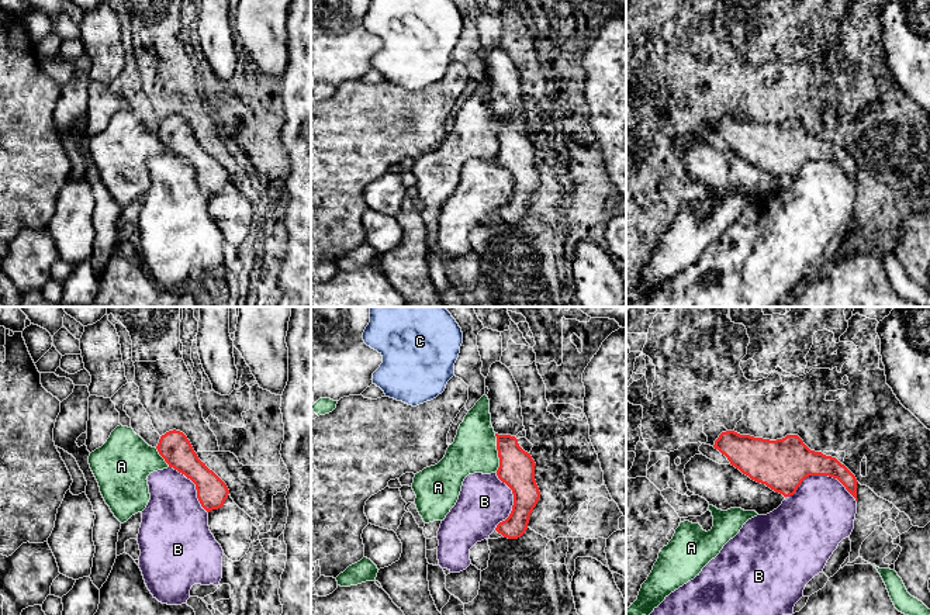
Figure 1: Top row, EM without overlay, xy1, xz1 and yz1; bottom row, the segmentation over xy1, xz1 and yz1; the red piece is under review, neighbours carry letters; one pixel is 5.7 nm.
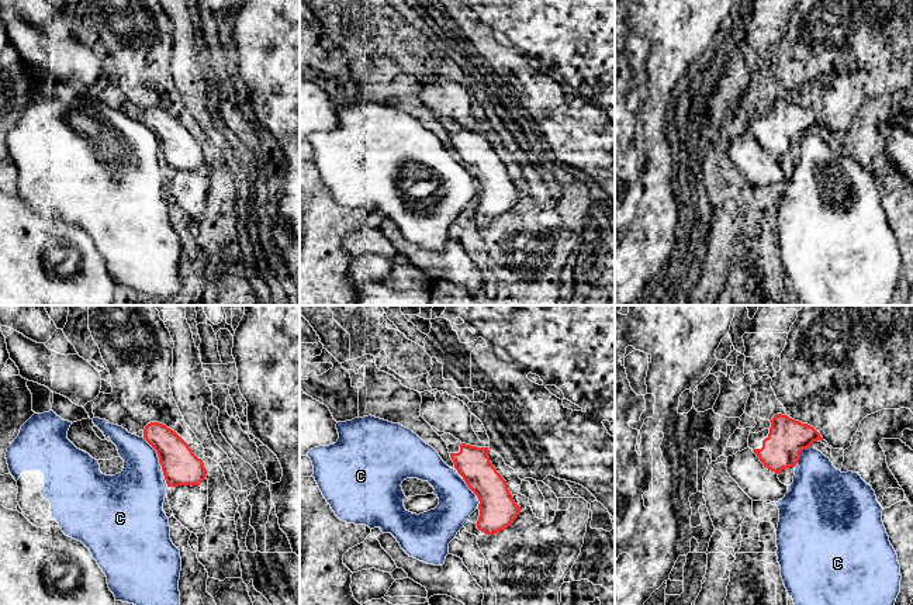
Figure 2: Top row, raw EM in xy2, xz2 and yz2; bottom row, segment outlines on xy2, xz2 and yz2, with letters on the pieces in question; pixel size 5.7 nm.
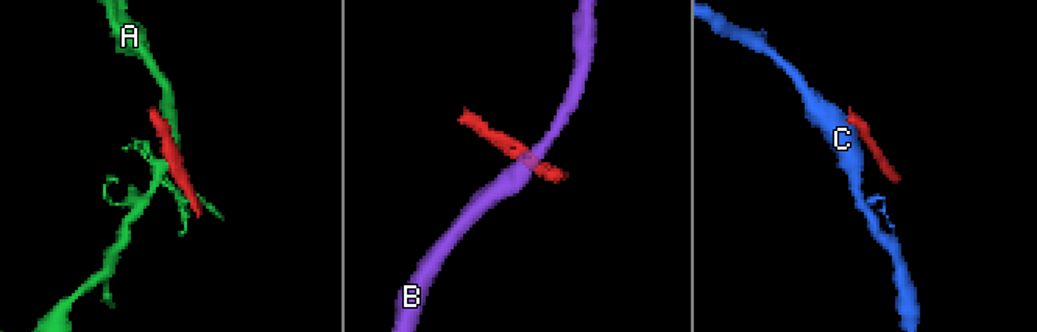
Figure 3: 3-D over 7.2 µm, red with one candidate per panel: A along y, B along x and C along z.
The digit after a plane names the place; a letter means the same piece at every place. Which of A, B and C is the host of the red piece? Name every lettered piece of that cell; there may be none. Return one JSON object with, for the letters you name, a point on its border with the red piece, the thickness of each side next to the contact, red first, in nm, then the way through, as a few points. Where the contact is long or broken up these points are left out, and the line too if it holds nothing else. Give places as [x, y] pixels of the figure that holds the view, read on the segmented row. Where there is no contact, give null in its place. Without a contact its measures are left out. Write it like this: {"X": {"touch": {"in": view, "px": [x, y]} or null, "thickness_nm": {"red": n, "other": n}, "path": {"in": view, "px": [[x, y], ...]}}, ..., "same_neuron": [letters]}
{"same_neuron": []}

